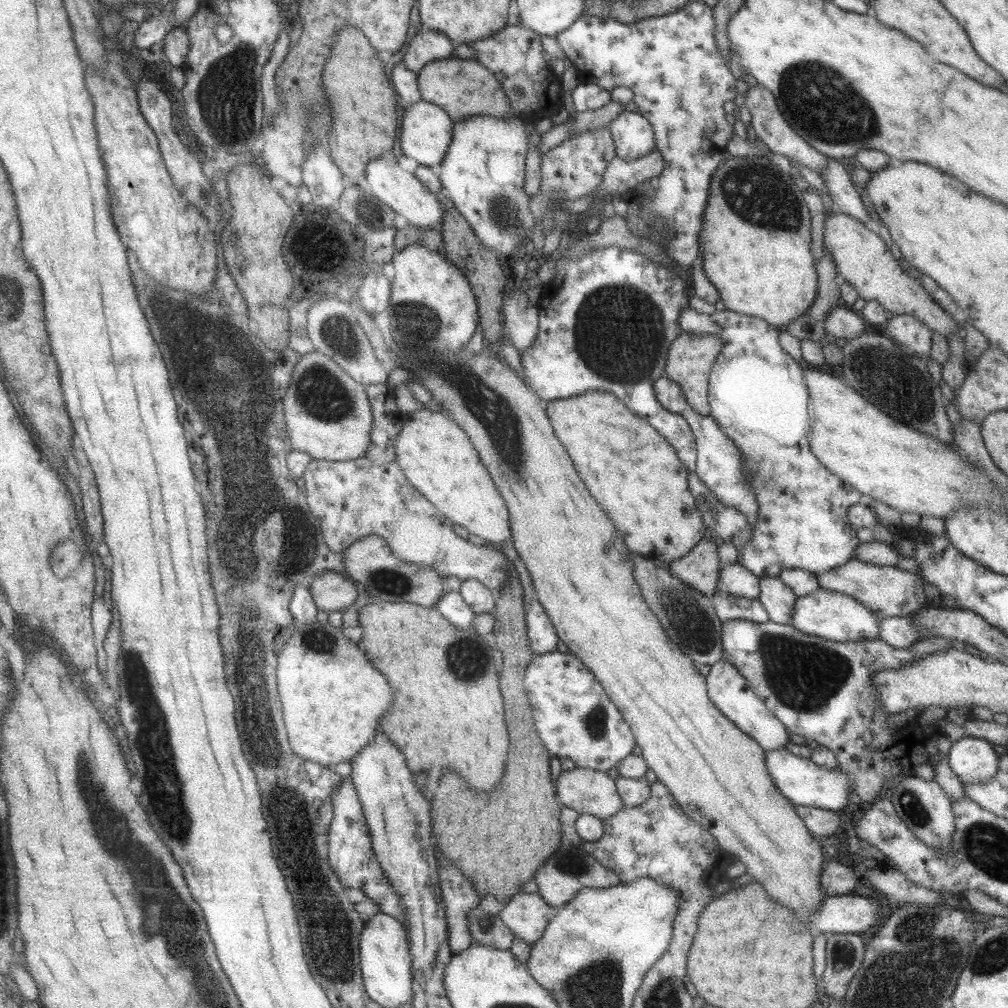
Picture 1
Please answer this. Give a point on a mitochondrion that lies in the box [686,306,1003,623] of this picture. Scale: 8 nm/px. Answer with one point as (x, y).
(909, 395)

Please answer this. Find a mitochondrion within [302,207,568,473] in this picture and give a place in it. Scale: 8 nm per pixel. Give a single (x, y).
(337, 330)

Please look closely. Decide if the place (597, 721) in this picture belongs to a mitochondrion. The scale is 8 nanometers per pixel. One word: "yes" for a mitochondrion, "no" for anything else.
yes

